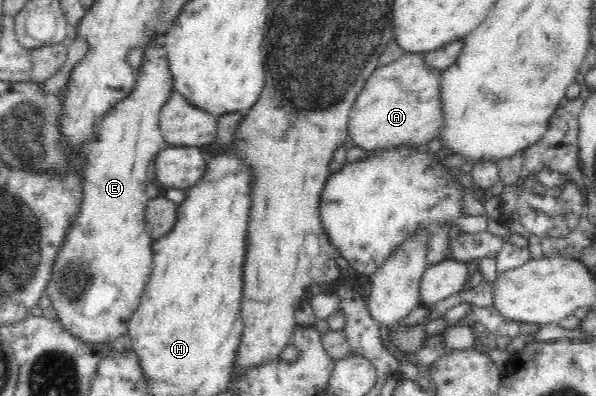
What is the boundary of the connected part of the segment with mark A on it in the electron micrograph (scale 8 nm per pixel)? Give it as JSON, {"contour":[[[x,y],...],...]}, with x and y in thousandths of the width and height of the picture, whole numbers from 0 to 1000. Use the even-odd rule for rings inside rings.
{"contour":[[[678,131],[663,157],[636,162],[622,184],[619,202],[606,225],[591,268],[584,303],[584,336],[587,351],[614,384],[633,374],[656,374],[656,369],[706,369],[716,366],[727,348],[737,348],[745,293],[742,280],[742,247],[738,240],[738,207],[742,179],[716,167],[710,134]]]}

